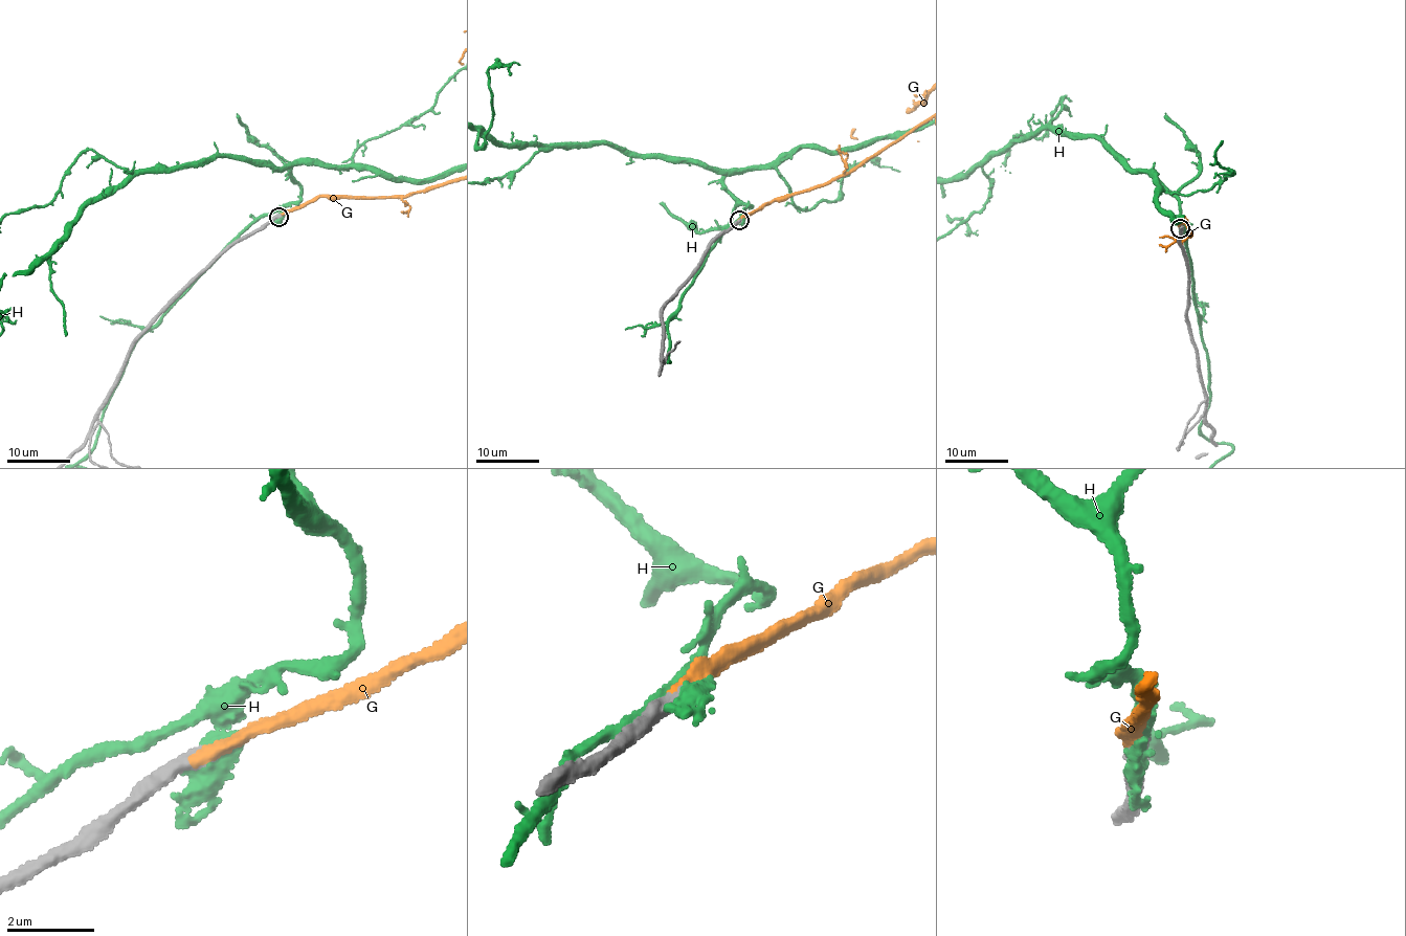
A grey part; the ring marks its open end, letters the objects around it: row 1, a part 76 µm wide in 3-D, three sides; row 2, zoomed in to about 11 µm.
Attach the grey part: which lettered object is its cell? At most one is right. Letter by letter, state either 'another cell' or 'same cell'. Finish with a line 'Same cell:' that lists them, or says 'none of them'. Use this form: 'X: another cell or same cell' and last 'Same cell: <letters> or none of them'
G: same cell
H: another cell
Same cell: G

